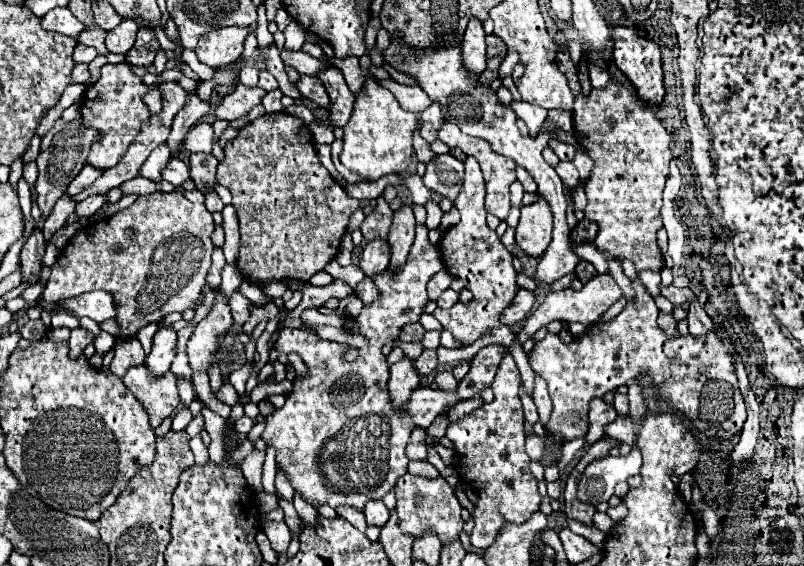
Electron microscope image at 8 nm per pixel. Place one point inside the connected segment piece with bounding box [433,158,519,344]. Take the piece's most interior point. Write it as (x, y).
(471, 251)

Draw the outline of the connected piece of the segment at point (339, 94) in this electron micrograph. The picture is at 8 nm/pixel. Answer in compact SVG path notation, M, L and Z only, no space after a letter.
M333 66L325 72L321 72L319 80L325 84L325 90L327 90L329 100L331 100L327 106L329 116L325 118L325 122L329 122L331 128L343 128L347 124L347 120L351 118L355 94L347 88L343 74Z

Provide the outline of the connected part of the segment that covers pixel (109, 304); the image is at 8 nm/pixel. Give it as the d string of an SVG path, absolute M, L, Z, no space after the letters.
M97 290L97 292L85 292L77 298L69 298L61 302L61 308L73 312L77 318L87 316L95 322L103 322L107 318L115 318L115 304L113 304L113 296L105 290Z

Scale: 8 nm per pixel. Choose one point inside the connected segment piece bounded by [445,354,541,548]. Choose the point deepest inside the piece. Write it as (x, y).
(490, 444)

